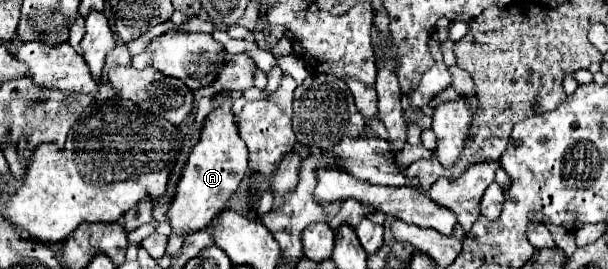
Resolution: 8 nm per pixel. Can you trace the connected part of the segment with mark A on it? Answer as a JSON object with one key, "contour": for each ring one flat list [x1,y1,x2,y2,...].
{"contour":[[229,91,217,93,213,101,215,101,215,107,205,117,199,143,193,147,189,155,183,177,177,185,177,195,165,213,173,233,177,235,183,235,183,233,189,235,205,229,205,225,209,225,225,209,227,199,237,191,241,179,247,175,247,169,249,169,247,165,249,149,245,141,239,137,237,119,235,119,235,113,231,111,233,99]]}

